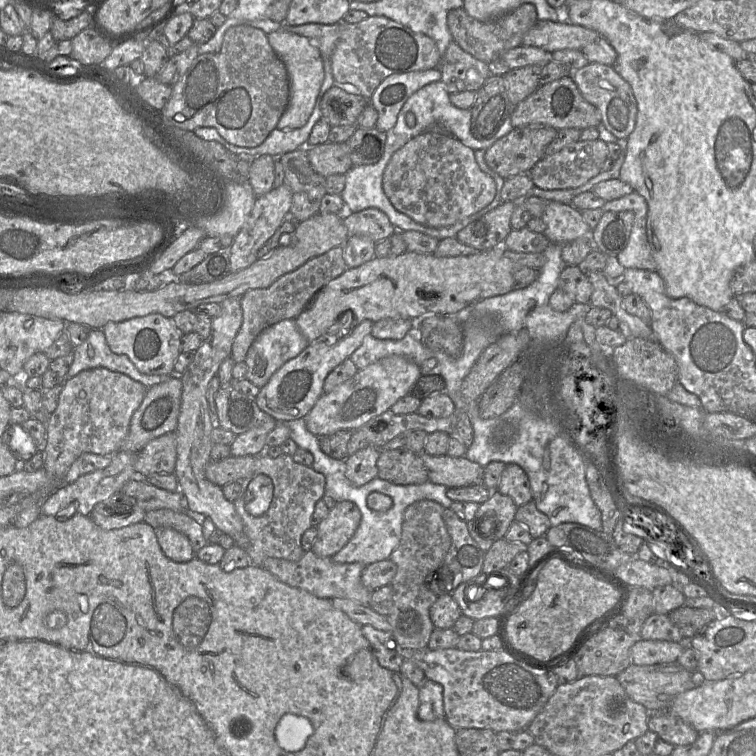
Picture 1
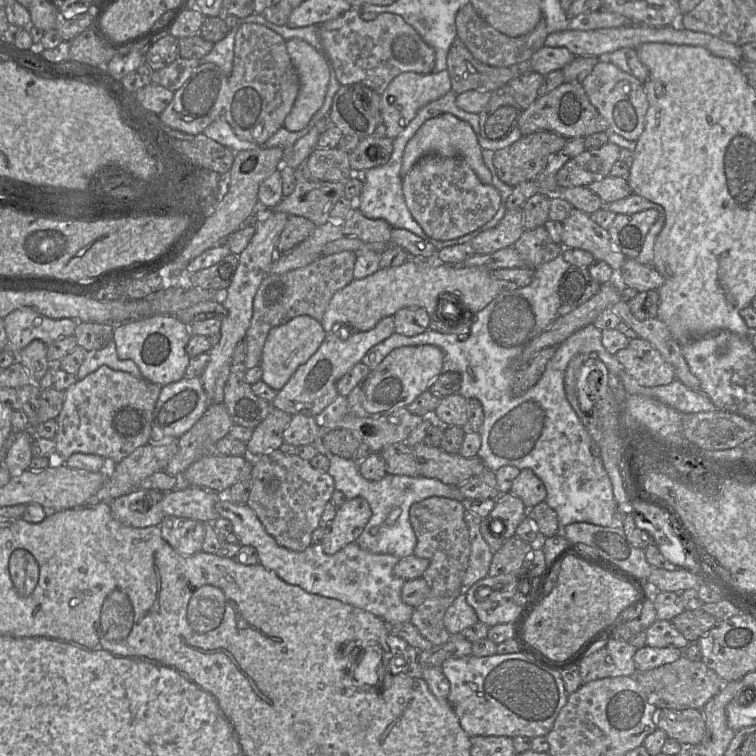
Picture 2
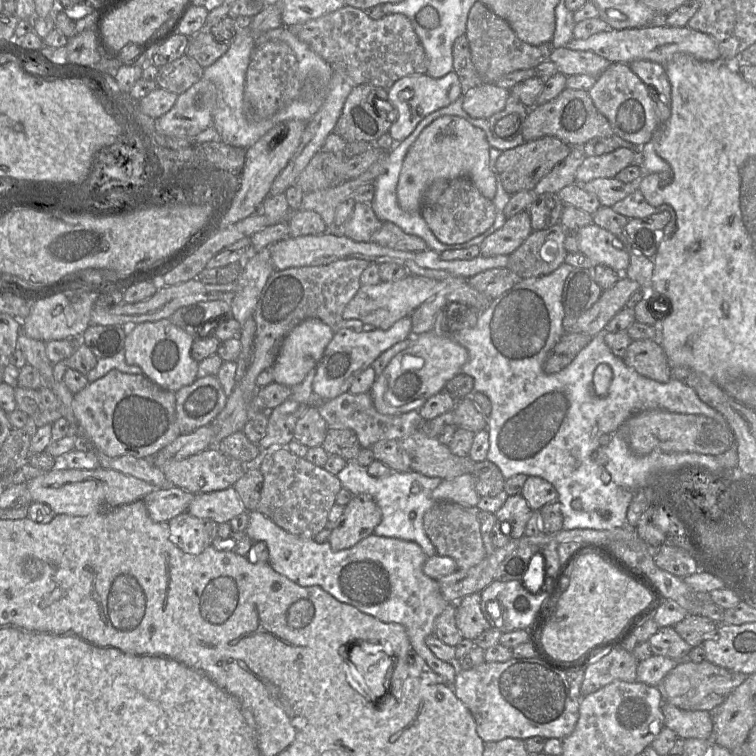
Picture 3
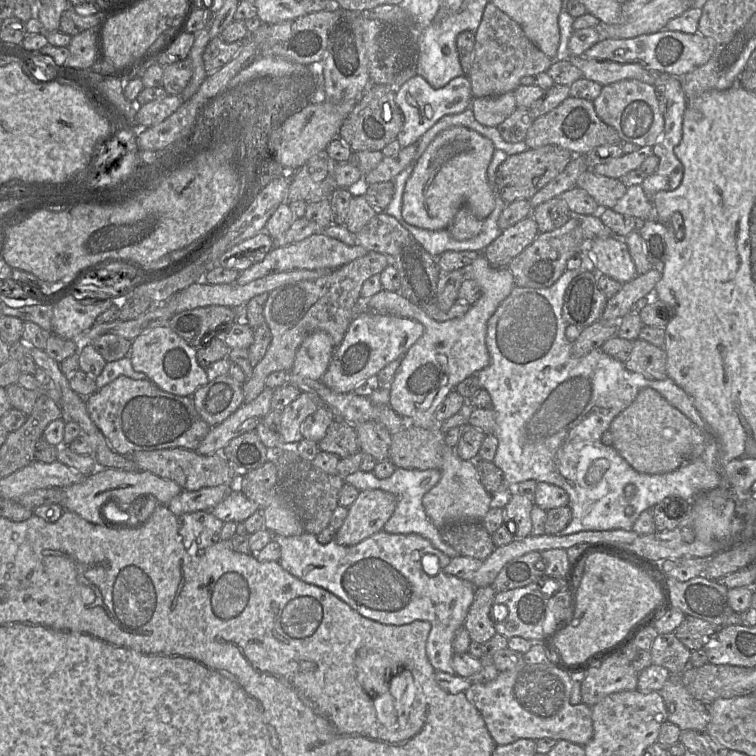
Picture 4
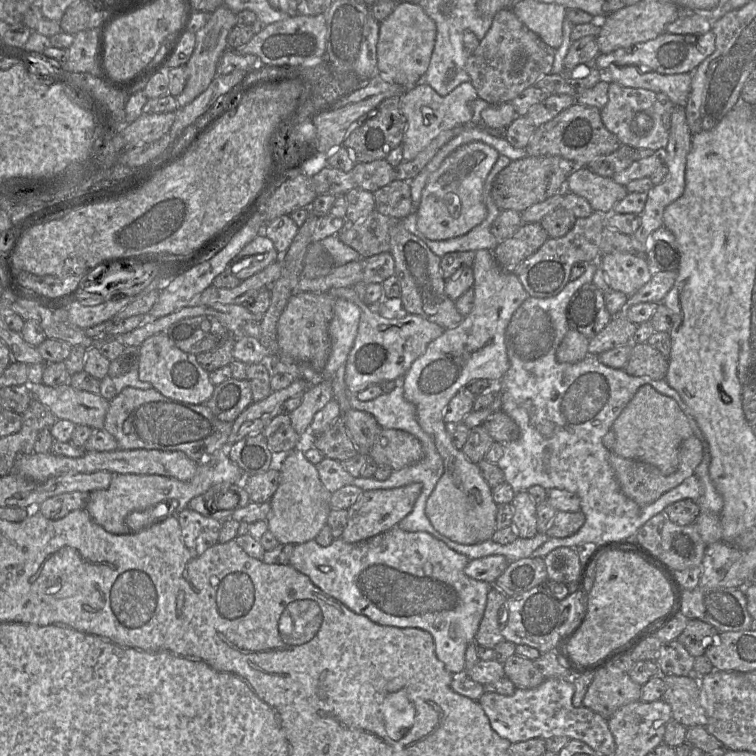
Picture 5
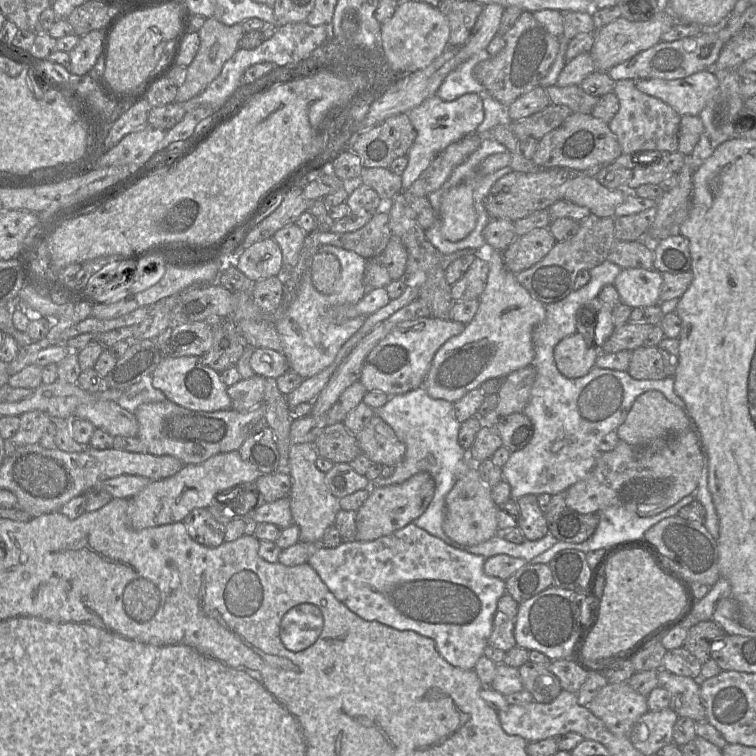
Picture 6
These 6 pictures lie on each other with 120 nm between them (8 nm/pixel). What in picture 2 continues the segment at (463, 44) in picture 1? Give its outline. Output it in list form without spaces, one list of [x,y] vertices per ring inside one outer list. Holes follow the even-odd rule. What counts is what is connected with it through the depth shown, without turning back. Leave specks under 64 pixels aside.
[[[470,3],[457,11],[455,25],[457,37],[463,41],[472,55],[480,62],[494,67],[508,67],[529,62],[532,55],[545,46],[545,39],[549,35],[544,13],[542,13],[539,23],[531,32],[518,37],[510,37],[490,26]]]

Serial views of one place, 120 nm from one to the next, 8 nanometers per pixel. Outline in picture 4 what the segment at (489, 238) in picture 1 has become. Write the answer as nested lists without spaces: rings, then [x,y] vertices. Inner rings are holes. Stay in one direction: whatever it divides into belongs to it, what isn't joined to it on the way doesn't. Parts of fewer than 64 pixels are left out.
[[[530,215],[501,234],[482,252],[496,267],[508,267],[509,263],[529,246],[540,233],[536,220]]]

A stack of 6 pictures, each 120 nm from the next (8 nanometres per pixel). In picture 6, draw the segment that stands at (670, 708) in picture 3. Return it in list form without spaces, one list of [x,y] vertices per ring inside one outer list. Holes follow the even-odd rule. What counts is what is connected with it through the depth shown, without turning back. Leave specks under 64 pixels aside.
[[[658,670],[658,686],[671,694],[670,708],[679,716],[695,722],[705,721],[706,711],[700,699],[700,686],[693,678]]]

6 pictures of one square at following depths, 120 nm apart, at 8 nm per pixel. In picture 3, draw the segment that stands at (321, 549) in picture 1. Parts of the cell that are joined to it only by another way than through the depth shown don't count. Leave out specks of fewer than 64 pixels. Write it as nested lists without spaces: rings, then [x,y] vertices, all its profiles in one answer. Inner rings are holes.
[[[367,494],[354,496],[344,506],[344,511],[335,527],[331,530],[328,543],[333,551],[341,551],[355,546],[362,539],[374,535],[374,529],[381,523],[382,513],[375,500]]]

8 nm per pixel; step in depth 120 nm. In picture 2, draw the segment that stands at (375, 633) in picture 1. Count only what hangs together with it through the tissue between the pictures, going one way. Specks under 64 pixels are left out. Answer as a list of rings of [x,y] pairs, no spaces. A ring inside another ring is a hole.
[[[391,632],[387,637],[387,643],[394,655],[389,661],[389,671],[422,678],[423,669],[418,662],[419,651]]]

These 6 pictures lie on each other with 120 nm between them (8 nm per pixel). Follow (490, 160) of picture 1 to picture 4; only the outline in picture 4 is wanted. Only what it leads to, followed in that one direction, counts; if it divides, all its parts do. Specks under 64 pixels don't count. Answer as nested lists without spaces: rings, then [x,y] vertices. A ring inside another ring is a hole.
[[[545,145],[509,155],[498,167],[496,182],[499,193],[506,203],[515,200],[527,199],[536,194],[540,189],[560,174],[570,160],[573,153],[557,145]]]

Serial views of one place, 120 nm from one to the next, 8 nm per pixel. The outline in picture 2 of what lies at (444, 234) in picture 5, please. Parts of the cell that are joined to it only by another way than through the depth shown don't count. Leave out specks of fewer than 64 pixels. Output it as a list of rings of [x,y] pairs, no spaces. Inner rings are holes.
[[[450,113],[436,116],[424,122],[406,144],[402,158],[401,178],[403,178],[422,157],[435,154],[443,157],[461,157],[465,159],[483,183],[492,185],[492,175],[484,162],[482,150],[478,142],[478,137],[468,122]]]

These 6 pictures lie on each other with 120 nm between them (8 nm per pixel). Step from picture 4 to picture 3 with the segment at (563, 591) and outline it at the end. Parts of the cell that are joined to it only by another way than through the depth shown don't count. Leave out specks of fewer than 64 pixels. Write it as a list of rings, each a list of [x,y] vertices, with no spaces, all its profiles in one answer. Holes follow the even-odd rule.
[[[555,577],[547,578],[546,585],[542,585],[538,593],[532,593],[525,588],[520,580],[494,580],[480,592],[482,613],[490,623],[490,626],[496,628],[501,633],[525,629],[527,634],[530,635],[540,624],[546,623],[551,611],[551,605],[558,595],[555,593],[557,584]],[[489,605],[490,607],[488,607]],[[496,609],[501,610],[497,618],[492,615],[492,611]]]

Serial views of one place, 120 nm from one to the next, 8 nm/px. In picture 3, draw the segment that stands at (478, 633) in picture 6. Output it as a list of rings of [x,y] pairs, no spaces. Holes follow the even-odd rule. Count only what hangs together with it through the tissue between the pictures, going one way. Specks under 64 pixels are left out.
[[[259,511],[248,512],[248,515],[245,534],[252,542],[266,544],[268,564],[275,572],[302,587],[319,586],[339,602],[354,606],[382,622],[404,626],[413,650],[453,688],[458,671],[456,664],[437,658],[425,643],[426,637],[433,634],[435,619],[449,602],[443,598],[438,581],[423,572],[428,556],[420,545],[370,535],[349,549],[333,551],[328,541],[316,543],[313,539],[292,535]]]

